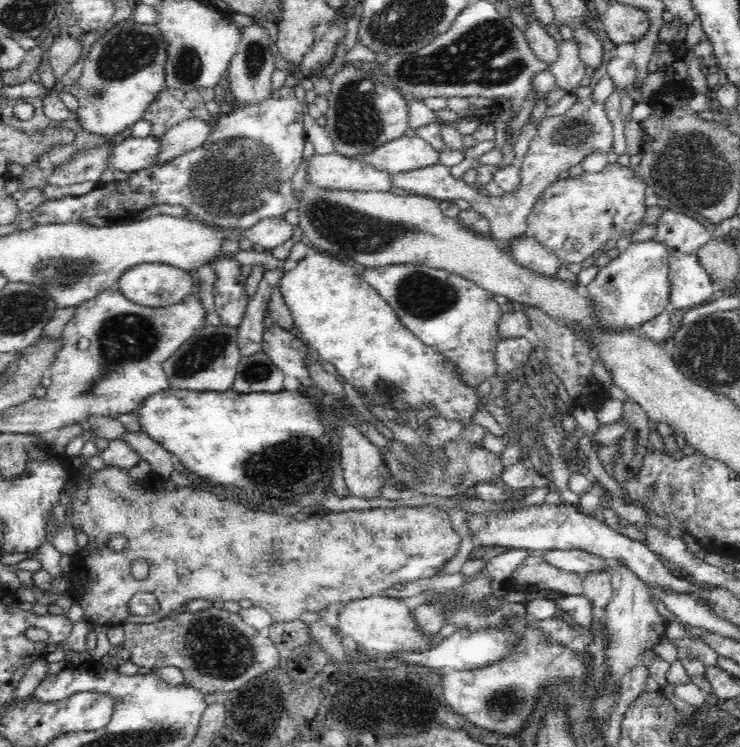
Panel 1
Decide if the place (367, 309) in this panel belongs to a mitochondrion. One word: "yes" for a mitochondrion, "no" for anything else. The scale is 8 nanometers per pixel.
no

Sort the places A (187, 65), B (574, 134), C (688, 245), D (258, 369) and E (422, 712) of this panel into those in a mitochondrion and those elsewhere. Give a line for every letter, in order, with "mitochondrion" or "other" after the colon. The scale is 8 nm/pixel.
A: mitochondrion
B: mitochondrion
C: other
D: mitochondrion
E: other

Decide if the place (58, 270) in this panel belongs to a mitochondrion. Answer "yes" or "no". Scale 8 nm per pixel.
yes

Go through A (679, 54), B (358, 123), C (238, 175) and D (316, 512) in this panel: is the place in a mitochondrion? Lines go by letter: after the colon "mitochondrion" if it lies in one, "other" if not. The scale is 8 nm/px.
A: other
B: mitochondrion
C: mitochondrion
D: other

